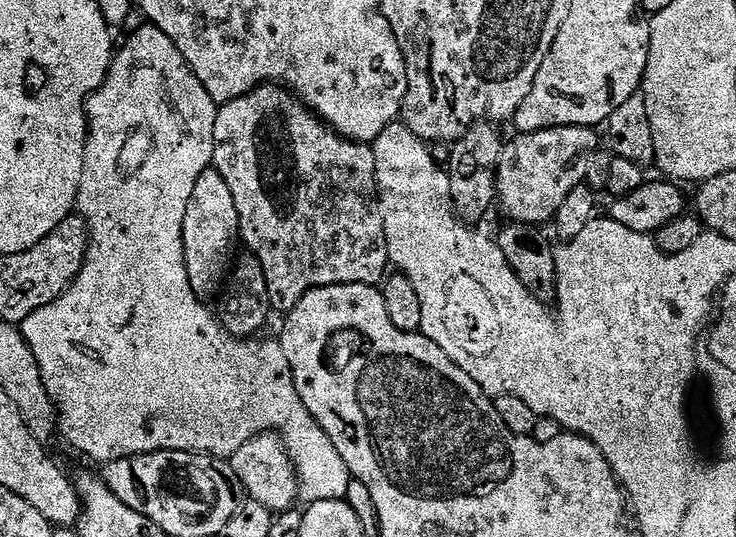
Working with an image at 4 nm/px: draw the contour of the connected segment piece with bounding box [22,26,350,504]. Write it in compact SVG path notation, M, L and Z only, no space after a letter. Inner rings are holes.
M151 26L143 27L125 42L121 52L119 49L113 55L104 84L88 100L88 145L84 151L82 182L78 186L75 207L78 215L87 222L90 237L82 270L76 275L76 281L57 300L34 310L34 314L30 314L30 318L26 318L22 325L26 342L30 350L34 350L34 358L38 358L42 382L56 404L59 435L65 436L82 455L89 456L92 460L111 462L147 452L197 452L230 458L236 453L238 446L246 446L250 438L261 436L263 432L275 432L283 440L296 468L296 479L300 481L299 499L308 504L326 502L327 499L343 500L347 497L350 483L348 467L346 462L342 462L342 454L338 454L334 442L330 442L326 430L322 430L310 410L306 410L296 389L294 374L290 370L290 358L286 358L286 350L280 345L279 339L260 340L264 338L241 338L229 334L220 323L217 313L213 309L211 312L209 305L199 300L190 286L182 230L186 222L186 206L190 202L190 194L194 194L194 186L198 183L199 176L212 167L214 122L218 106L212 101L210 94L206 94L206 86L198 82L186 58L182 58L178 46L174 46L174 42L170 42L170 38L162 34L162 30Z

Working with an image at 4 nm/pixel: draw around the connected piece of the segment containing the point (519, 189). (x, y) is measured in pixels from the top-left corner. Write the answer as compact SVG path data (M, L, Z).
M547 128L513 135L513 140L504 145L496 171L498 208L508 215L507 219L533 226L555 221L558 206L566 202L566 194L585 183L589 155L602 144L596 134L596 128Z

